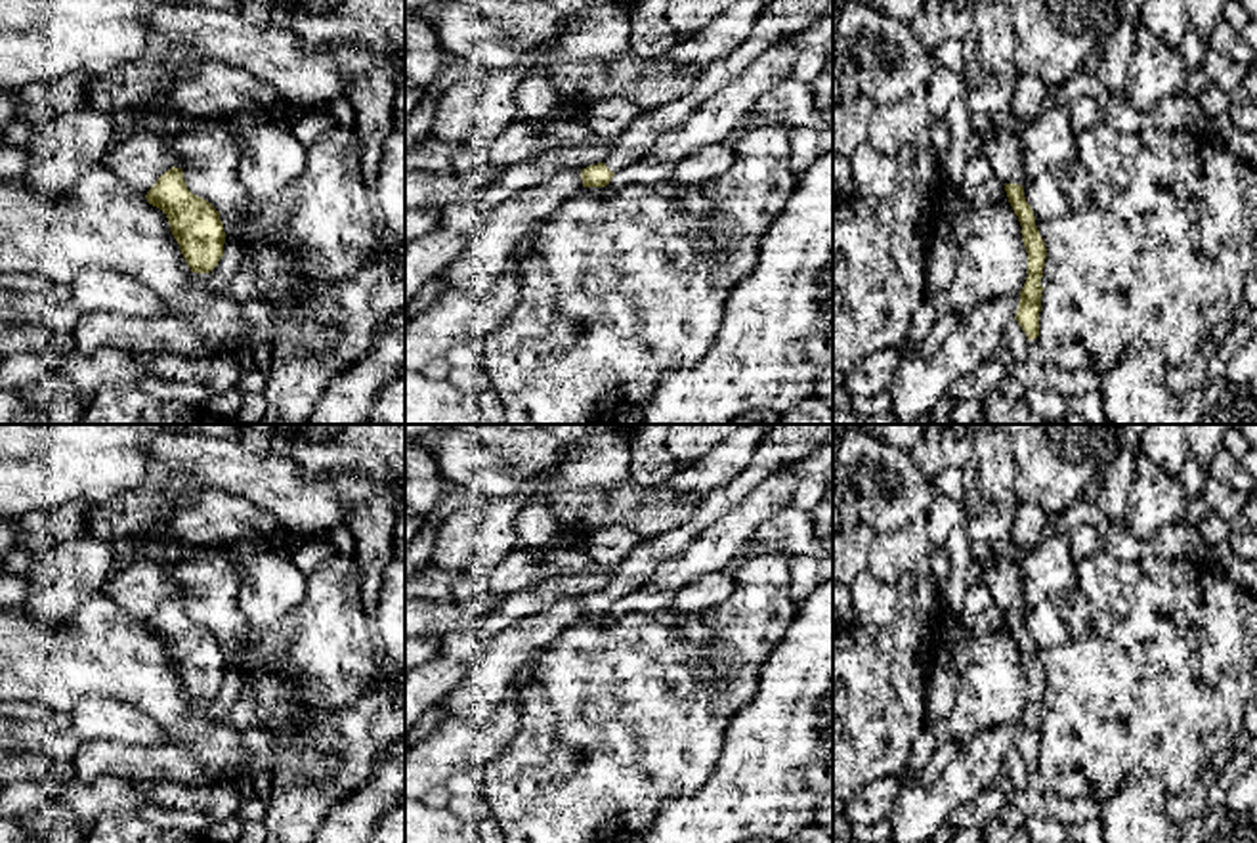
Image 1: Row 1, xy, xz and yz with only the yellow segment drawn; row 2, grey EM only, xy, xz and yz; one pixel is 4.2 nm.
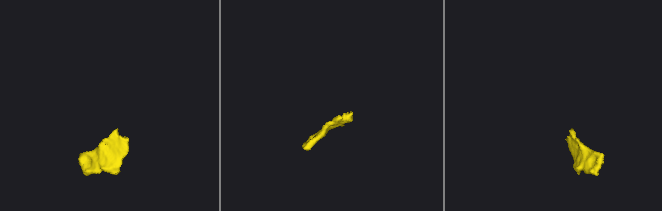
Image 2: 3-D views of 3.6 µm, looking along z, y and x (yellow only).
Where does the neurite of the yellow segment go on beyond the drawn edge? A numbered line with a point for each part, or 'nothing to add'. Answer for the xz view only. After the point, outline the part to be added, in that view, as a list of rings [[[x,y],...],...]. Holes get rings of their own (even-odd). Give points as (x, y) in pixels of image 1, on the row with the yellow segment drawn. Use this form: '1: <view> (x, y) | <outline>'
1: xz (782, 18) | [[[770,0],[755,19],[753,31],[730,55],[707,67],[693,90],[663,107],[642,111],[640,117],[613,140],[604,164],[613,172],[648,155],[657,138],[688,120],[707,97],[722,90],[778,38],[797,34],[833,15],[833,0]]]

